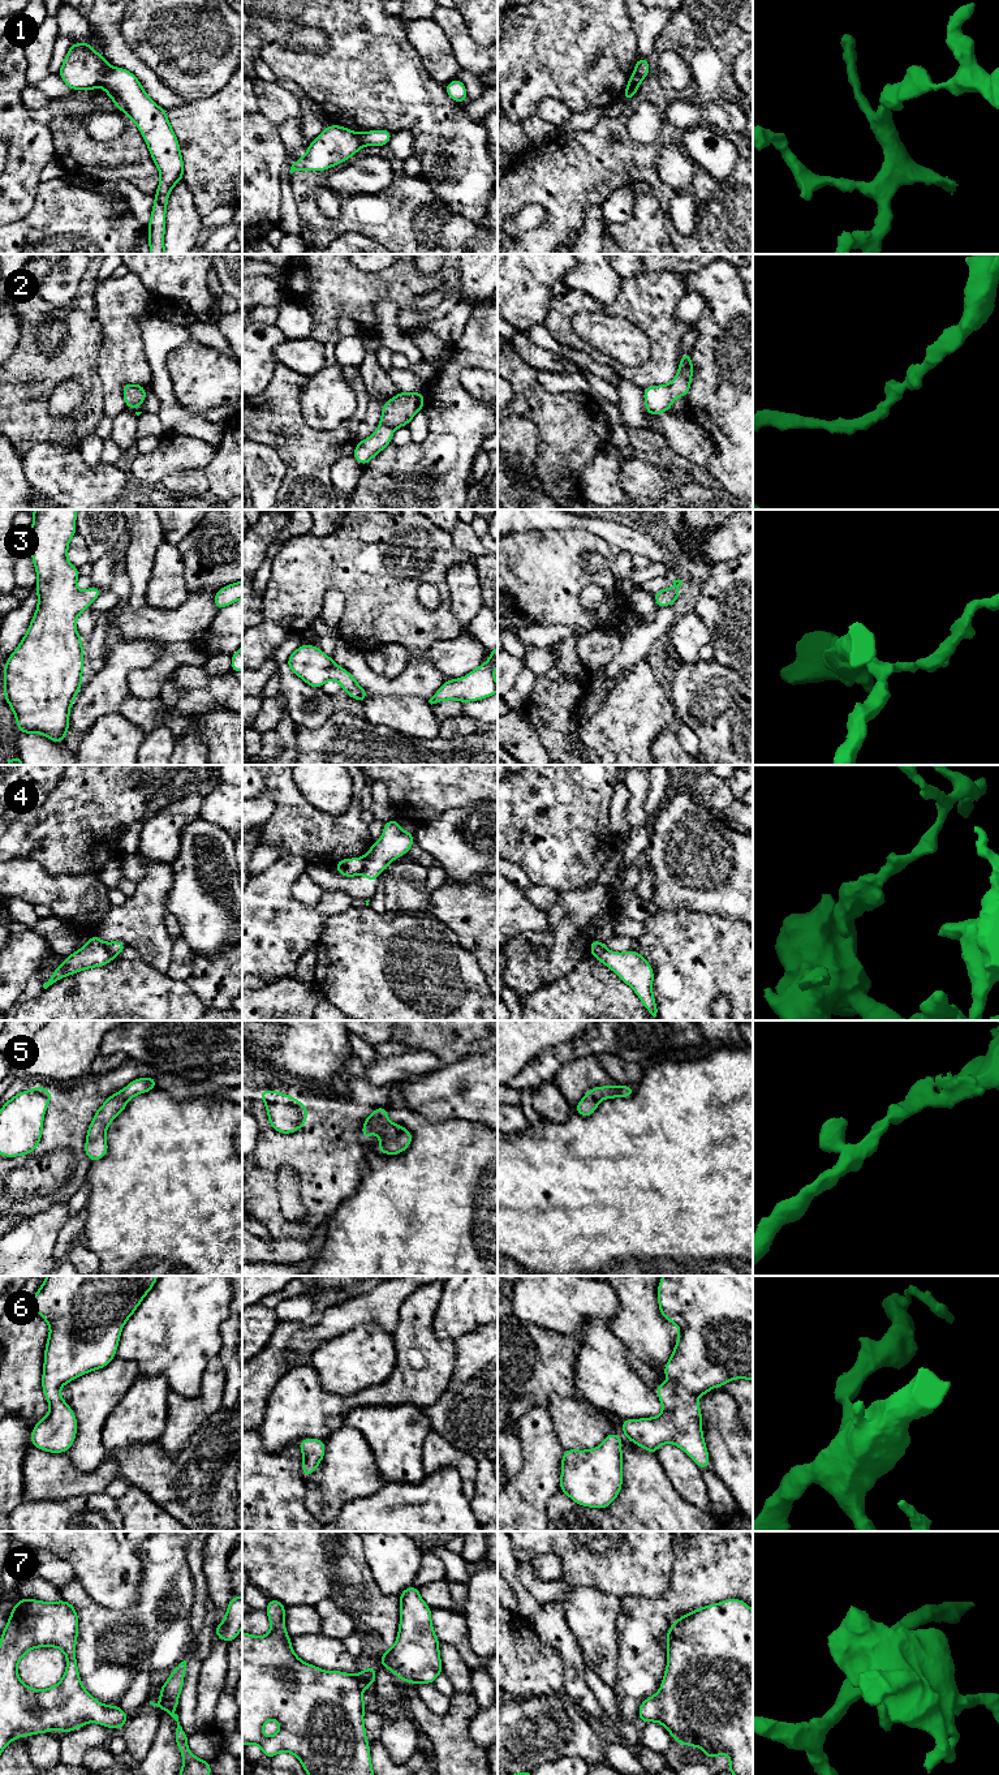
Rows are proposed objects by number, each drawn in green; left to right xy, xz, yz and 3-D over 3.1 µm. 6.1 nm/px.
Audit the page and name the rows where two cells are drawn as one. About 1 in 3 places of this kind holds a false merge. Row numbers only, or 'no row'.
1, 4

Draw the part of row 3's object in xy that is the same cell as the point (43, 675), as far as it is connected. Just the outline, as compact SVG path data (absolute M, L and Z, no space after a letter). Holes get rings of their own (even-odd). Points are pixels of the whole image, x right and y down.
M34 510L31 532L31 559L38 581L38 609L17 649L7 659L4 667L3 696L16 714L17 729L22 734L43 734L49 740L65 742L69 731L69 712L83 680L82 637L77 633L77 616L103 593L91 586L79 592L76 581L78 568L68 560L70 538L77 533L76 515L78 510Z

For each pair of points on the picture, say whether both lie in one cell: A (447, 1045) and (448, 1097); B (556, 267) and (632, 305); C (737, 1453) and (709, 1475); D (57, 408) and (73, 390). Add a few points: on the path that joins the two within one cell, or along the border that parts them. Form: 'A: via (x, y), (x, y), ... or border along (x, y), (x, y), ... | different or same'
A: border along (476, 1053), (466, 1054), (446, 1065) | different
B: border along (564, 280), (558, 280), (554, 284), (550, 308) | different
C: border along (710, 1465), (710, 1469), (732, 1496) | different
D: via (60, 404), (69, 394) | same

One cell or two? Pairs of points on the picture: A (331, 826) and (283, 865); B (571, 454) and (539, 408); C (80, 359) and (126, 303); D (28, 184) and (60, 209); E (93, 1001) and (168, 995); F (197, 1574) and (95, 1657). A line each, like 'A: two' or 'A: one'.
A: two
B: one
C: two
D: two
E: one
F: two

